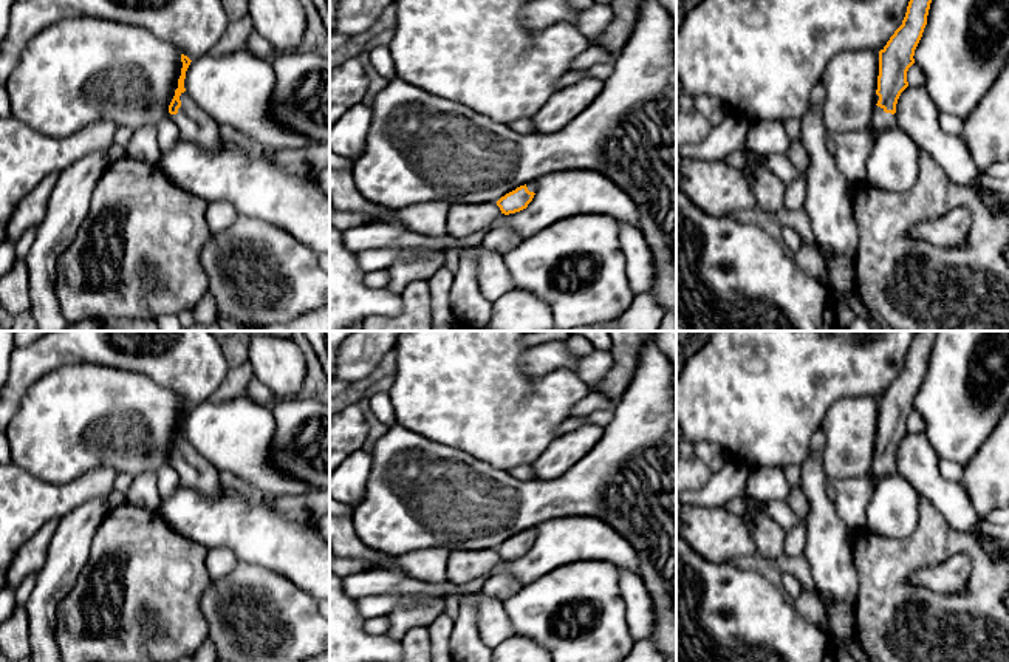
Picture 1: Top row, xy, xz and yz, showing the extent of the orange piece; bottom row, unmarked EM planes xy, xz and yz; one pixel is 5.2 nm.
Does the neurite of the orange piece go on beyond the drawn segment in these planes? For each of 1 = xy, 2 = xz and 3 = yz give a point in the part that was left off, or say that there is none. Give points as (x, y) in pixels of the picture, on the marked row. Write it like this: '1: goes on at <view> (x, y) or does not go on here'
1: goes on at xy (194, 124)
2: goes on at xz (531, 186)
3: goes on at yz (881, 121)

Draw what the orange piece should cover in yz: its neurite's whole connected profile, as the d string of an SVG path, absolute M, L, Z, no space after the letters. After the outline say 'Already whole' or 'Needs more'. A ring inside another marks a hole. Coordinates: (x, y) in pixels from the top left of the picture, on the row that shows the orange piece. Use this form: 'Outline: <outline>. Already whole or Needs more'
Outline: M910 0L902 25L879 51L879 76L870 128L876 136L896 127L896 104L908 87L907 71L927 25L932 0Z. Needs more

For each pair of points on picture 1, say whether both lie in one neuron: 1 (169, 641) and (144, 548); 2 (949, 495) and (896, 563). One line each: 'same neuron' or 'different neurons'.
1: same neuron
2: different neurons

